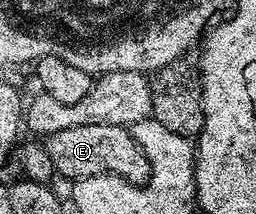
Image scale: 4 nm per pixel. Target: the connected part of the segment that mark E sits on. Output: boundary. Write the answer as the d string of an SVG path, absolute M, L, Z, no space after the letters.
M90 123L66 127L57 133L47 134L46 148L60 177L87 179L102 173L115 173L117 177L125 177L132 185L141 186L153 176L150 159L146 159L142 147L138 147L131 132L123 125Z

